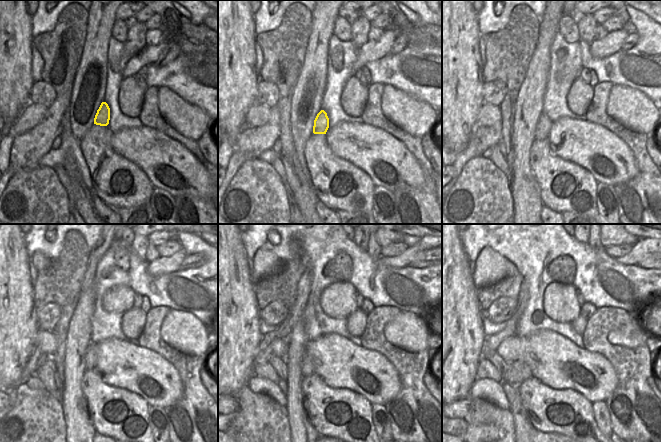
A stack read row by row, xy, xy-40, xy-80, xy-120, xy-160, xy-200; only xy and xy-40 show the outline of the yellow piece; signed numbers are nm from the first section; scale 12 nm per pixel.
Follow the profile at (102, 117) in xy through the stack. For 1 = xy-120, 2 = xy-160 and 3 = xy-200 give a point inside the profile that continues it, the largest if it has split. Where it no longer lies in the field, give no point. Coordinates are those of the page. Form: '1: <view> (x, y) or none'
1: xy-120 (91, 357)
2: xy-160 (307, 367)
3: xy-200 (517, 372)

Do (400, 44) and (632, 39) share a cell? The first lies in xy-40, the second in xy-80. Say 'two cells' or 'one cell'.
one cell

